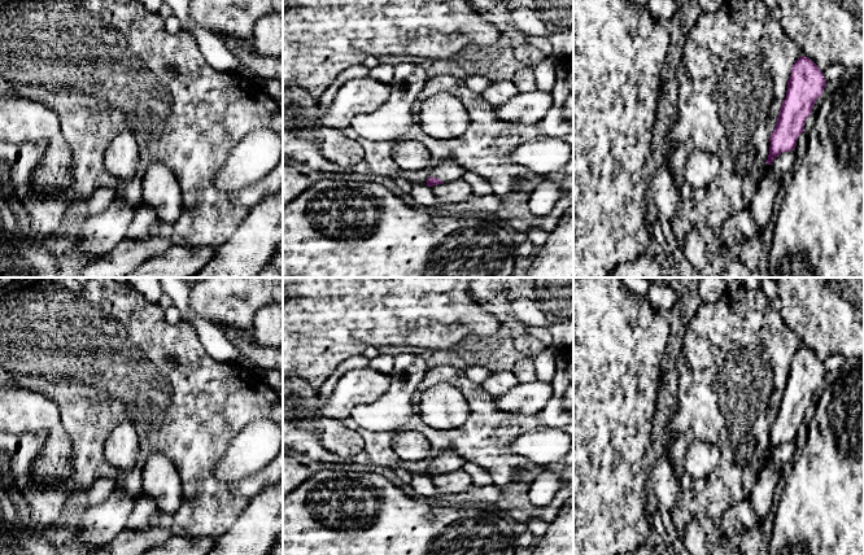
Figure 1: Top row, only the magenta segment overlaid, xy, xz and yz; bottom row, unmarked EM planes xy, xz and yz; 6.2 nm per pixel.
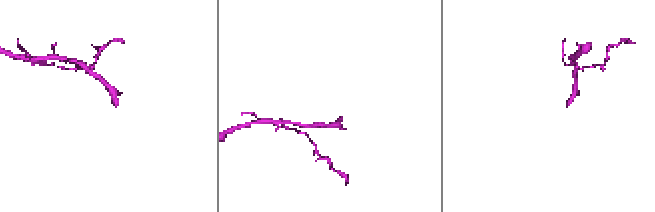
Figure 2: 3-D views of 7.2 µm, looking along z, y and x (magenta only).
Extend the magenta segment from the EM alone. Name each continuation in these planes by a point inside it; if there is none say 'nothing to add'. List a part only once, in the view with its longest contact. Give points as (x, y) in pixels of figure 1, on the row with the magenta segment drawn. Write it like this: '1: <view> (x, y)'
1: xz (446, 171)

